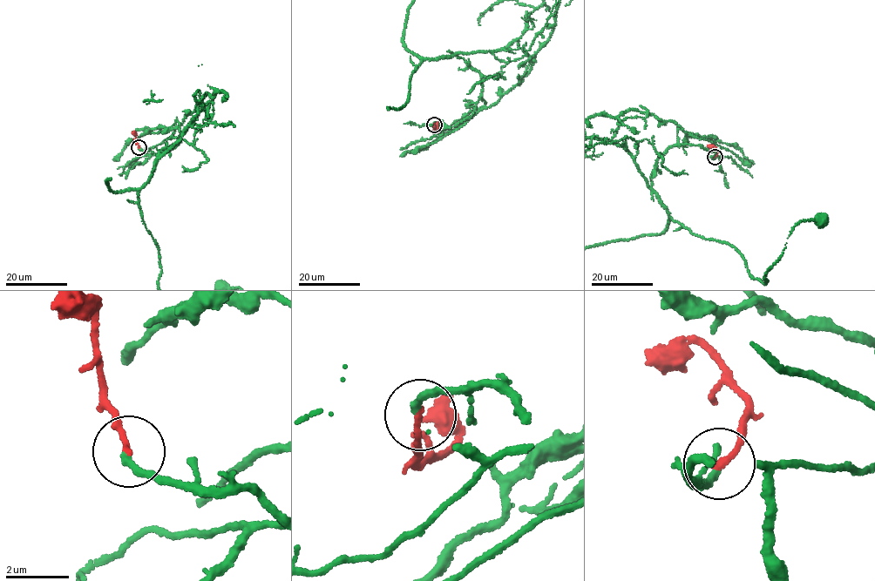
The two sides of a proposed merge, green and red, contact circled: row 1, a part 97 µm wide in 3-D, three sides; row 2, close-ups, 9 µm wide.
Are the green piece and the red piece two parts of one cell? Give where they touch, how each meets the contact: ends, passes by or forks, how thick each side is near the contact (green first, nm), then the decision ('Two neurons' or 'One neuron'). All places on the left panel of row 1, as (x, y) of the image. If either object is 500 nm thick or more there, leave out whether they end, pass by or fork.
Place: (139, 147). At the ring green ends. At the ring red ends. Thickness 220 nm (green) against 200 nm. Two neurons

